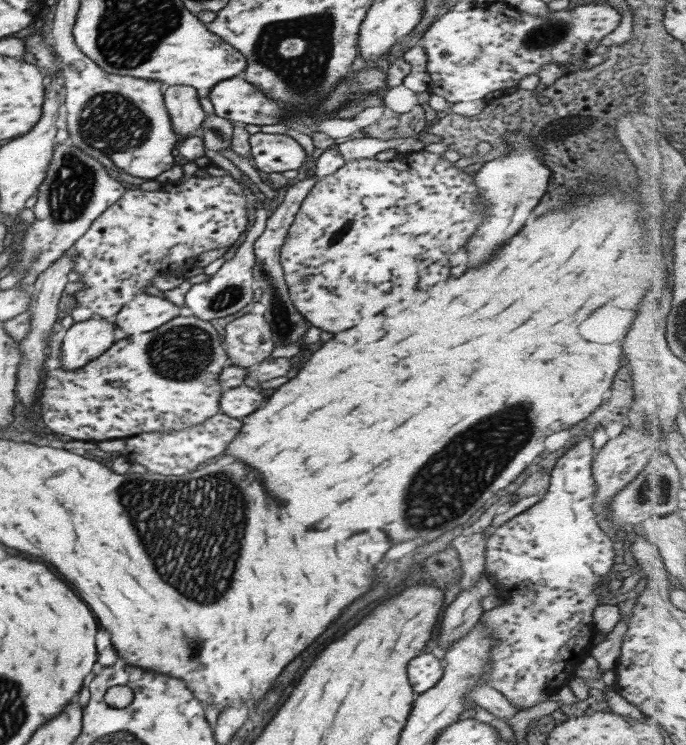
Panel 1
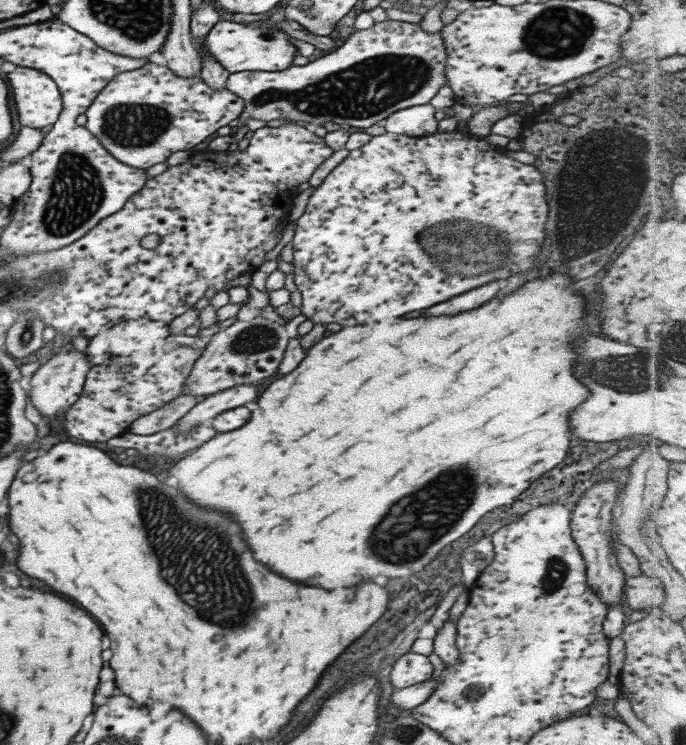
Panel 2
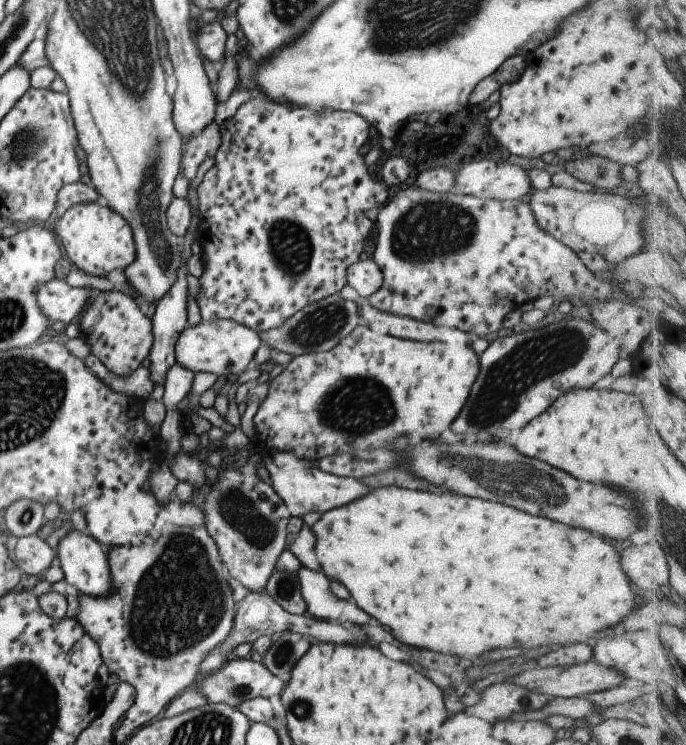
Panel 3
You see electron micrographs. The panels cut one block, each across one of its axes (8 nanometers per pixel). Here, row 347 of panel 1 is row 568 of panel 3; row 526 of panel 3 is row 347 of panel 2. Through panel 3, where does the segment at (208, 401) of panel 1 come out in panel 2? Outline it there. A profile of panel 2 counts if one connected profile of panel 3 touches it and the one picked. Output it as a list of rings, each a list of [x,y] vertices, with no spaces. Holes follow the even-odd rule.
[[[180,332],[166,336],[149,350],[129,354],[125,364],[115,358],[109,366],[105,362],[90,367],[81,394],[63,414],[64,432],[85,442],[105,442],[123,435],[134,420],[182,394],[185,379],[206,344],[207,339]]]

